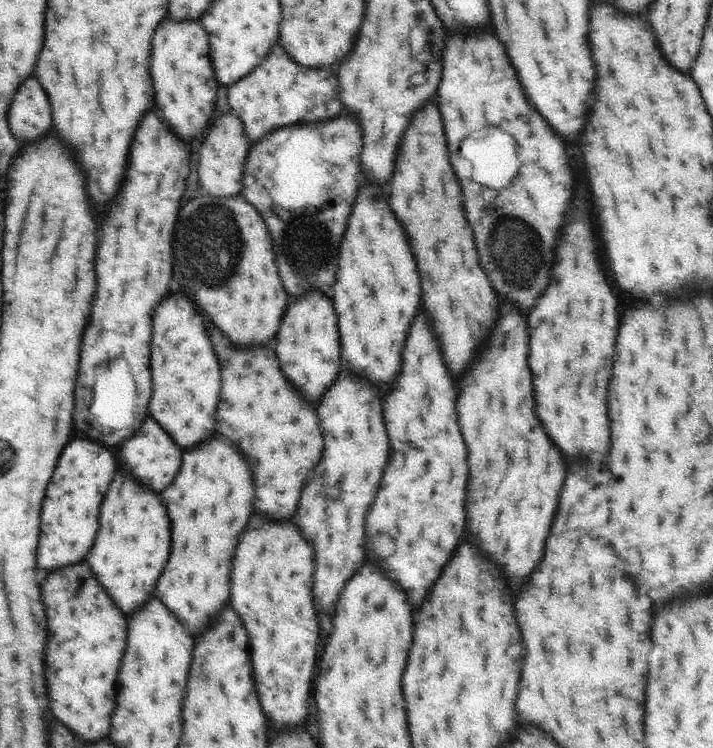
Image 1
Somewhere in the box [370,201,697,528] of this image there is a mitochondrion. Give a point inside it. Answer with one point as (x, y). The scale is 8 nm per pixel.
(511, 241)

